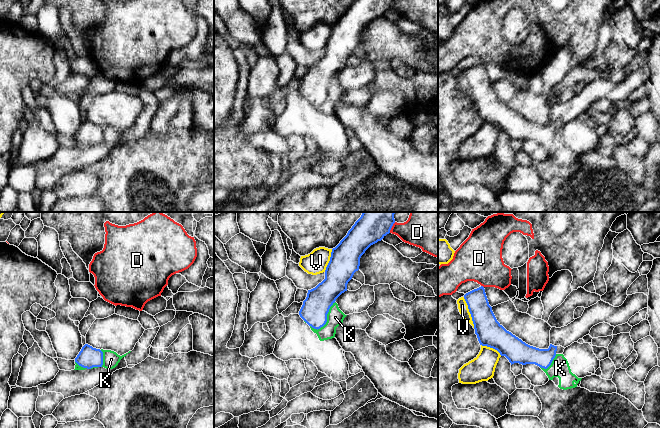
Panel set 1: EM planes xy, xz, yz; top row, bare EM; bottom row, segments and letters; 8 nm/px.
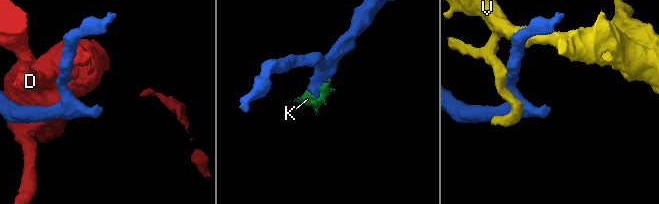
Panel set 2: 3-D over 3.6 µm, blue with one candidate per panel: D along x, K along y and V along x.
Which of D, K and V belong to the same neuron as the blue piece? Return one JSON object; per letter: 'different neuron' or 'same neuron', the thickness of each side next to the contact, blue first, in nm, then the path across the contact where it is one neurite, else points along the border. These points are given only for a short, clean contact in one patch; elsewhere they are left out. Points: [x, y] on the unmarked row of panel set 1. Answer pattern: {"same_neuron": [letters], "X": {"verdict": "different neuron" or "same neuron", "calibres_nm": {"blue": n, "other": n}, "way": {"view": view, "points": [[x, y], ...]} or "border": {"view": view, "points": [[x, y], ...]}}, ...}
{"same_neuron": ["K"], "D": {"verdict": "different neuron", "calibres_nm": {"blue": 200, "other": 190}}, "K": {"verdict": "same neuron", "calibres_nm": {"blue": 220, "other": 140}, "way": {"view": "xz", "points": [[315, 84], [326, 95], [335, 93]]}}, "V": {"verdict": "different neuron", "calibres_nm": {"blue": 220, "other": 80}}}

